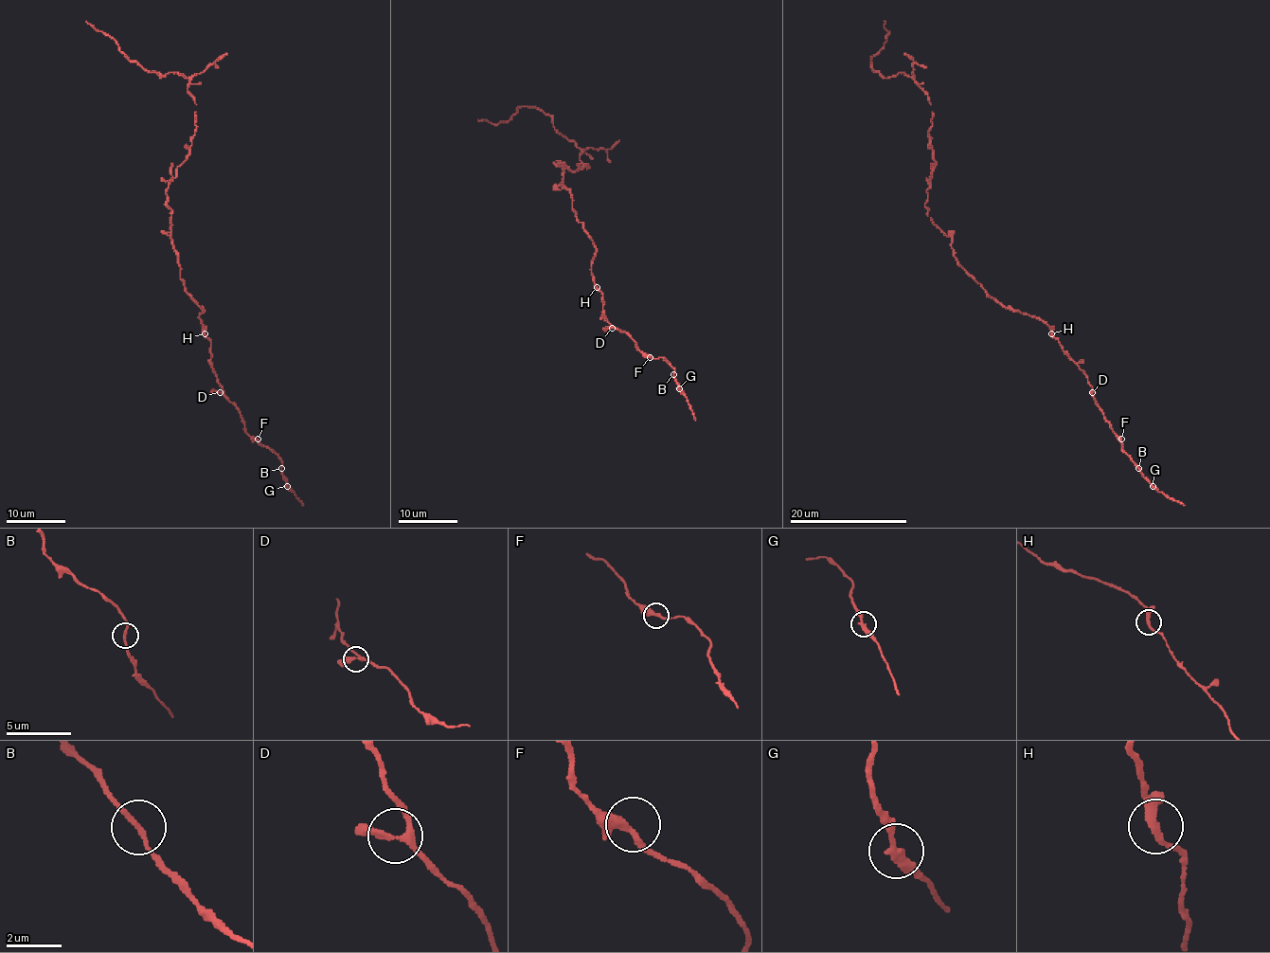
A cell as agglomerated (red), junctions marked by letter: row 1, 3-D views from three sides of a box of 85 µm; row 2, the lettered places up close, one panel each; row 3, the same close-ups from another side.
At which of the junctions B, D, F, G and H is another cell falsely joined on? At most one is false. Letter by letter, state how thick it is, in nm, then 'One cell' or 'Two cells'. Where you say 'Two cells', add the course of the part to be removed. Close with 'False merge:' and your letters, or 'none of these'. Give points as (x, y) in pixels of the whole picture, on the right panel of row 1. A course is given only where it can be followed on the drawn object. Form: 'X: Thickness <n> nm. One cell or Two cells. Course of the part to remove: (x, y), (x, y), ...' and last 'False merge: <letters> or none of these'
B: Thickness 170 nm. One cell
D: Thickness 220 nm. One cell
F: Thickness 320 nm. One cell
G: Thickness 260 nm. One cell
H: Thickness 240 nm. One cell
False merge: none of these

